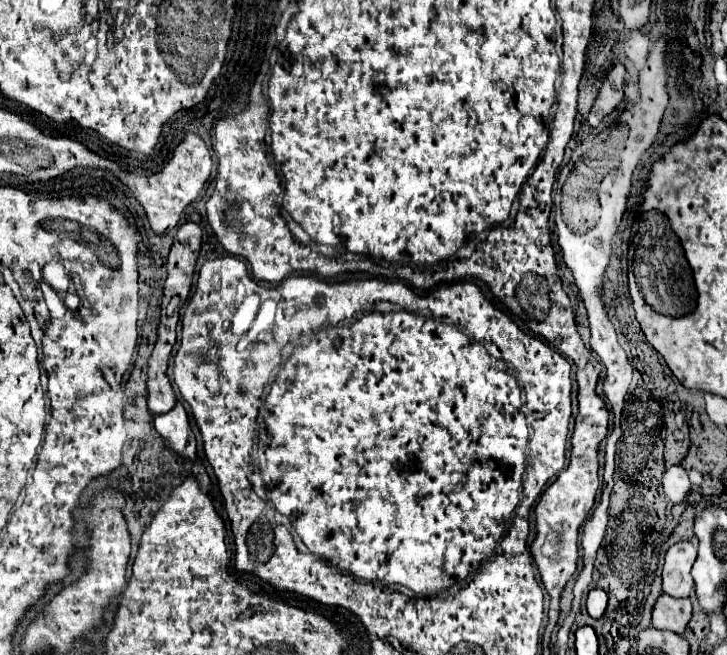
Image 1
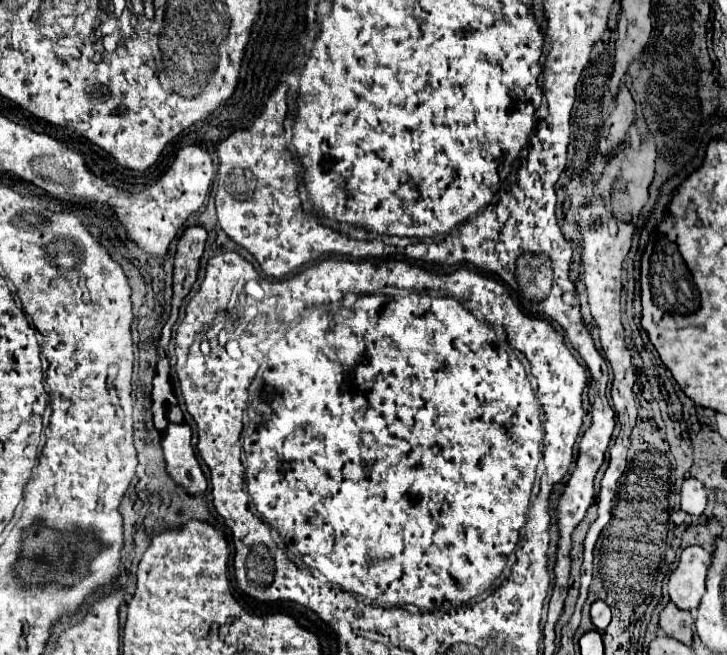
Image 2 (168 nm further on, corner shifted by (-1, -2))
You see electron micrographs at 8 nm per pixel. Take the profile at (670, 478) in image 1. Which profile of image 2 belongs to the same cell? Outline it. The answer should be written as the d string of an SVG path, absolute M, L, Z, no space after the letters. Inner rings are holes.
M685 478L681 486L681 510L685 510L691 516L701 516L707 506L707 494L699 480Z

